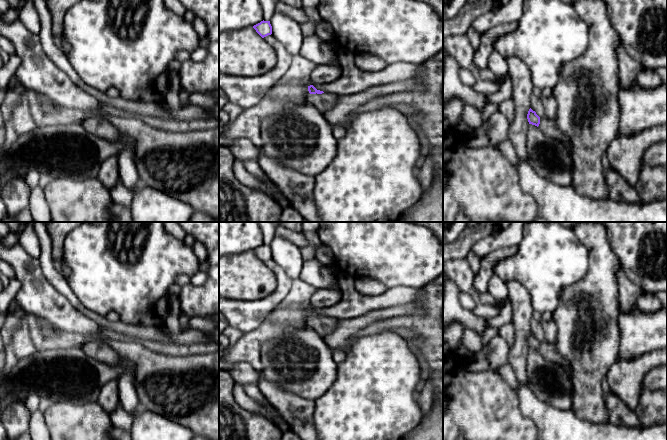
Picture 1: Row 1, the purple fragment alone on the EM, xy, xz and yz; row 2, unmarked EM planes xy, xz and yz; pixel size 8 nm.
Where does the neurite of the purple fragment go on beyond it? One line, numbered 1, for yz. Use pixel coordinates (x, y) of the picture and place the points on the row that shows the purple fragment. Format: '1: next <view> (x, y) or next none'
1: next yz (547, 126)

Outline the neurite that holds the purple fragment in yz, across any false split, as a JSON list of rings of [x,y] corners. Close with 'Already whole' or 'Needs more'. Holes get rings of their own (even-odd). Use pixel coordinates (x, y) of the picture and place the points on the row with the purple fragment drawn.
[[[531,108],[528,111],[527,119],[529,124],[537,126],[547,137],[566,144],[571,150],[569,138],[560,132],[560,130],[555,126],[553,120],[550,120],[545,116],[540,118]]]. Needs more

